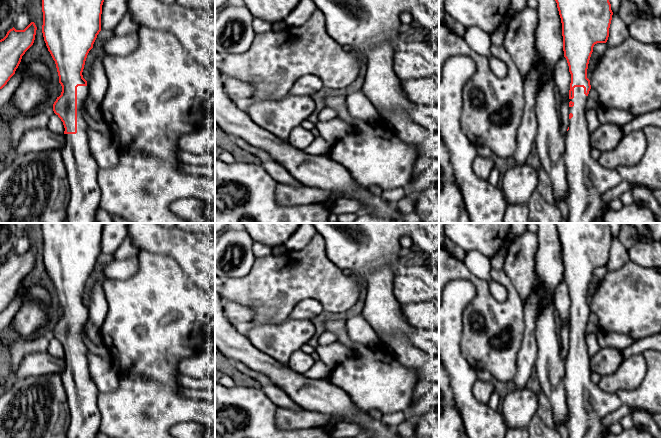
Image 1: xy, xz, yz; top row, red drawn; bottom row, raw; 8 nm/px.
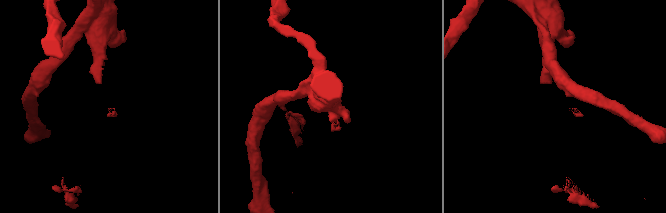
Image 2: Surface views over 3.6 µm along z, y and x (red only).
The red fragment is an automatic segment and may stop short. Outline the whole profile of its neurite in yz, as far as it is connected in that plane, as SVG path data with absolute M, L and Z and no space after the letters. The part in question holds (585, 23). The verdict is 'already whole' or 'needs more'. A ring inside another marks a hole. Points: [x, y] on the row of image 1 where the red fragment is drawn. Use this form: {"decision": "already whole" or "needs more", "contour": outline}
{"decision": "needs more", "contour": "M555 0L562 23L563 51L569 66L571 83L569 90L569 127L565 137L564 163L567 173L569 208L568 223L591 223L601 217L607 210L607 205L602 200L605 191L619 185L623 179L616 169L607 169L591 156L590 134L587 131L585 103L591 89L590 80L587 78L587 69L593 47L597 43L606 43L609 37L609 28L613 12L609 0Z"}

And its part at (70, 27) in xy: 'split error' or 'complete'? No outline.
split error

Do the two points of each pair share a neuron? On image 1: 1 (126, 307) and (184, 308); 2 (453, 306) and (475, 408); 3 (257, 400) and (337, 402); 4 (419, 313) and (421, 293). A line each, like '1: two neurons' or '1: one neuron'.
1: one neuron
2: one neuron
3: two neurons
4: two neurons

